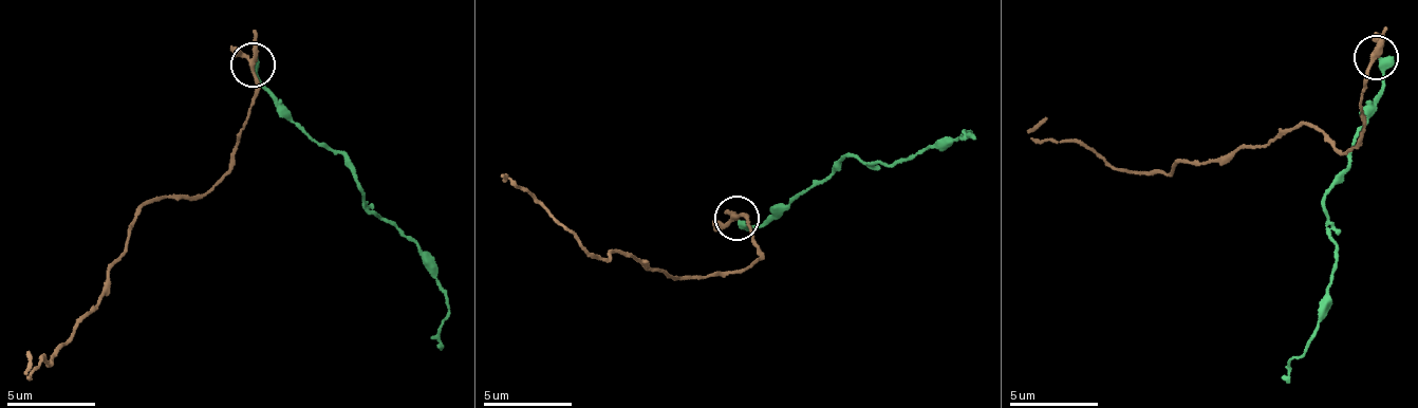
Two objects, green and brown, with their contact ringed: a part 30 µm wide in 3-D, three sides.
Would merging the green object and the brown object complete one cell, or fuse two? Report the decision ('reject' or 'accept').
reject

